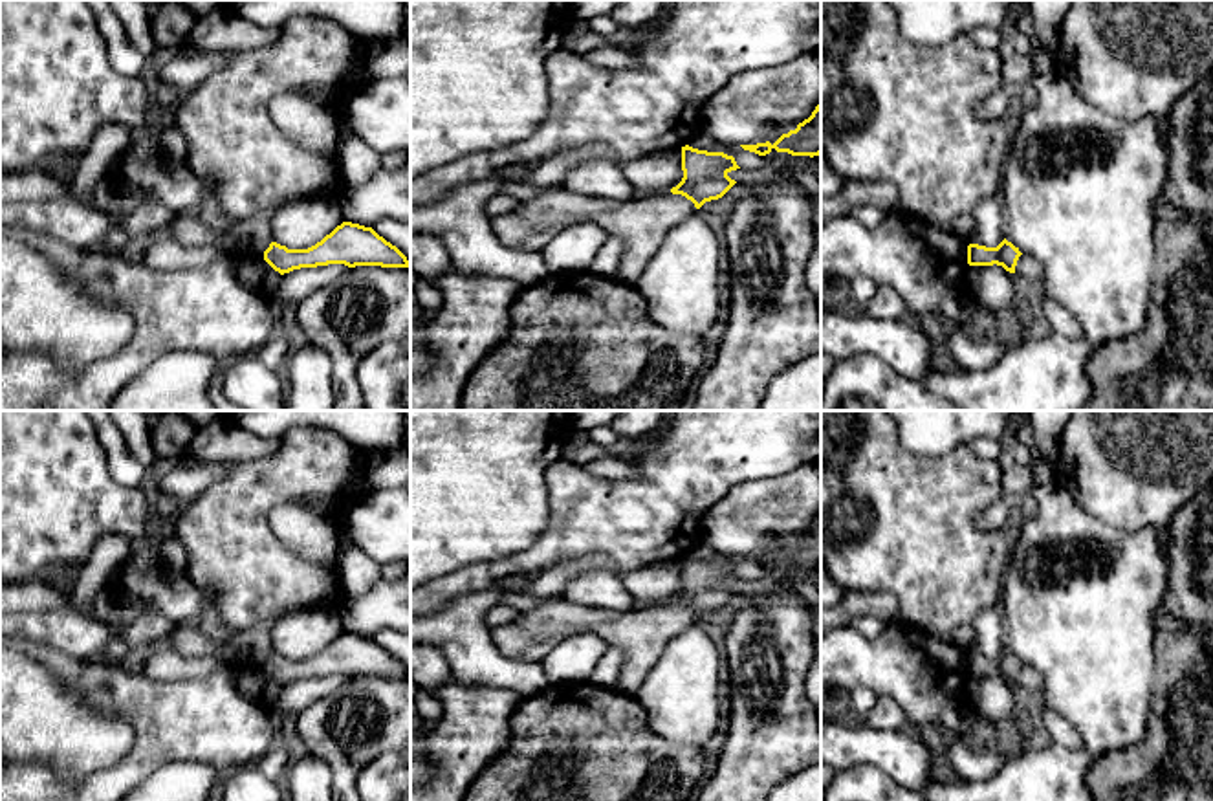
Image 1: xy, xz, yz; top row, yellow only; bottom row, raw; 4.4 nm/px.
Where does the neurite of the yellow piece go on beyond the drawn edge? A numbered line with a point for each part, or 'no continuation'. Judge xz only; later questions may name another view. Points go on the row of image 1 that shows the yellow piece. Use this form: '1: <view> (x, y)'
1: xz (640, 224)

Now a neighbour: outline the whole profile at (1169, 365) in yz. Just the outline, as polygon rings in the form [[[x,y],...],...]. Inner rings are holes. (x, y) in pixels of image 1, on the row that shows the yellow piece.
[[[1191,216],[1156,222],[1154,246],[1145,330],[1094,348],[1087,361],[1094,394],[1083,411],[1213,411],[1213,229]]]

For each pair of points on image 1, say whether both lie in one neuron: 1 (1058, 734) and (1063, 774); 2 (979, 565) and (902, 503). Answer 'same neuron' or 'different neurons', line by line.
1: different neurons
2: same neuron

